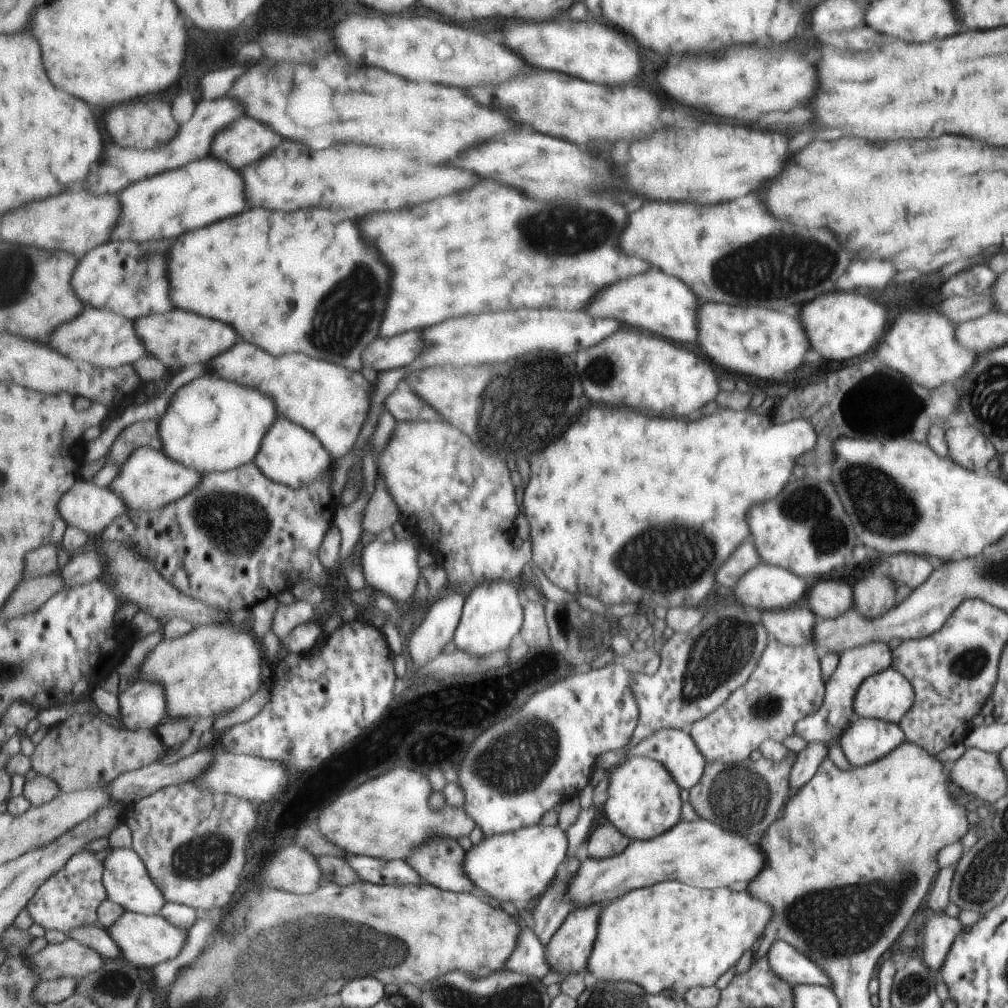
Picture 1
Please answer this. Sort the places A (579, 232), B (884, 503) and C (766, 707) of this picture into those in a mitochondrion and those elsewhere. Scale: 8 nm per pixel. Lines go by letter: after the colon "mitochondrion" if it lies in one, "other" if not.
A: mitochondrion
B: mitochondrion
C: mitochondrion

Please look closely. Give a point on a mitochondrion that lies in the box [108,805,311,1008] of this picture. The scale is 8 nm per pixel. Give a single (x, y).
(202, 856)

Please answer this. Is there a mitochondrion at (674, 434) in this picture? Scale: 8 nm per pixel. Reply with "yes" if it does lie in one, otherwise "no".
no

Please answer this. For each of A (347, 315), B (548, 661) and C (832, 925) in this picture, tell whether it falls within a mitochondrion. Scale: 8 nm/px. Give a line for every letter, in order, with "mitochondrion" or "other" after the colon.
A: mitochondrion
B: other
C: mitochondrion

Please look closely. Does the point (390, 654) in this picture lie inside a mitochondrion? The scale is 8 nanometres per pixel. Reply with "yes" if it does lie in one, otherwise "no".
no

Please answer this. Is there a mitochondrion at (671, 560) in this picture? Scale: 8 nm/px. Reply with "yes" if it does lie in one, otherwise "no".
yes

